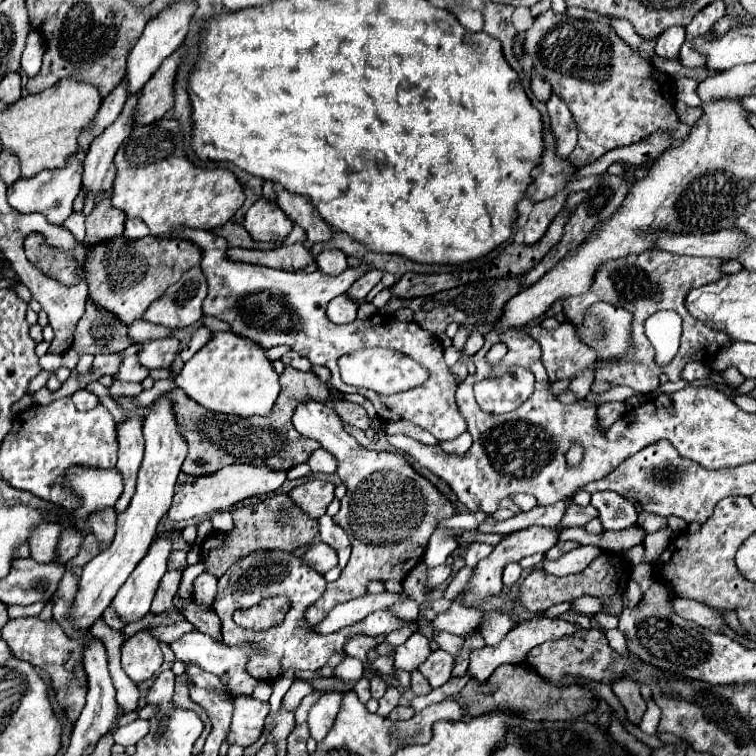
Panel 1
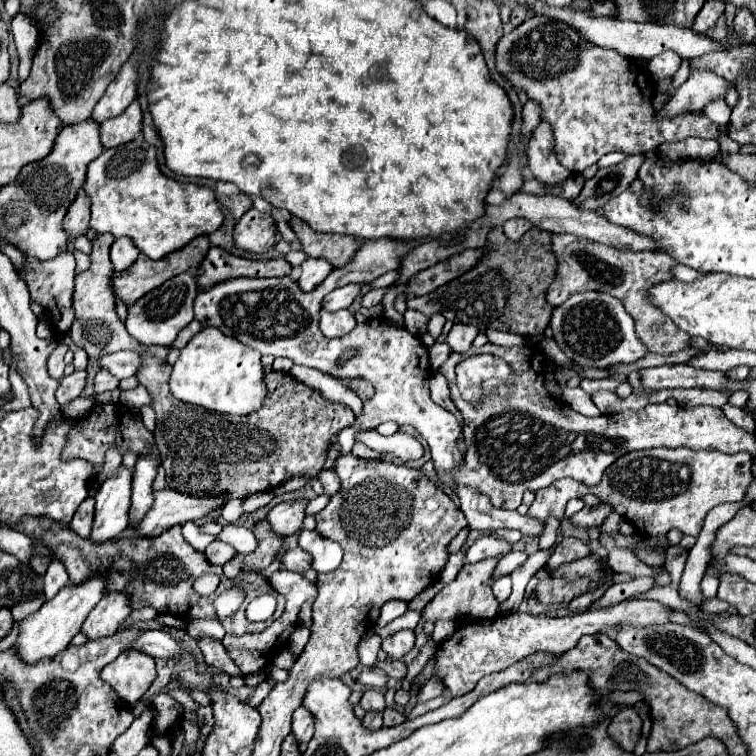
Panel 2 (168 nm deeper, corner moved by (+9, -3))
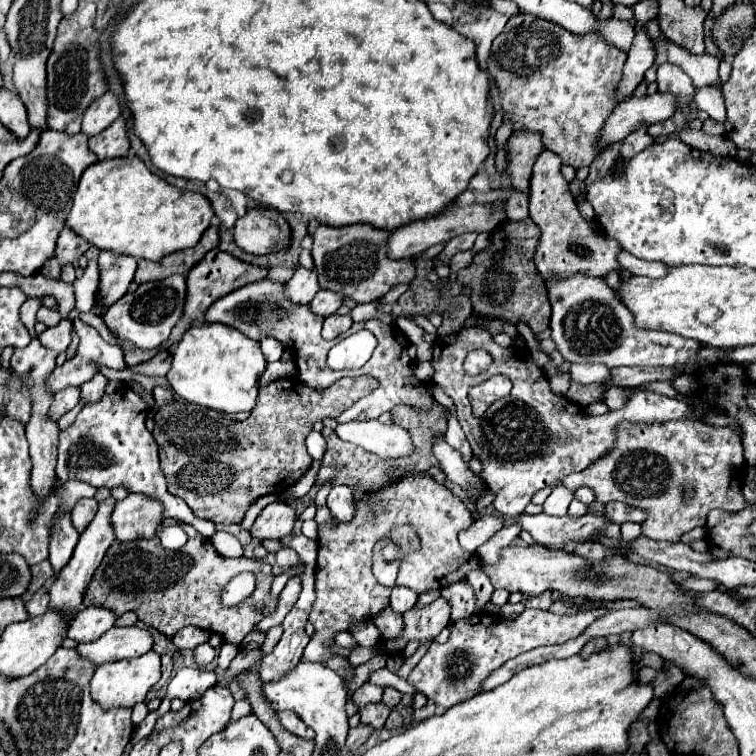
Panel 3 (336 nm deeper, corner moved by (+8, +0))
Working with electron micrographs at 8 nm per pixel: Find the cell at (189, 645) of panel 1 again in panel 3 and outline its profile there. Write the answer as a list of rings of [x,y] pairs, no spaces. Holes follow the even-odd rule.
[[[111,627],[103,637],[91,643],[79,643],[77,651],[83,659],[103,665],[111,661],[121,661],[121,659],[131,659],[131,657],[141,657],[153,647],[153,637],[137,627]]]

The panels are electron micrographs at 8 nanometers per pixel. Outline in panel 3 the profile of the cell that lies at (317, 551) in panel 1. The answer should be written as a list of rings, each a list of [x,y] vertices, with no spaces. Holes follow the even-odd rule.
[[[289,547],[279,549],[279,551],[275,553],[275,557],[277,557],[277,565],[279,565],[279,567],[283,567],[283,569],[295,567],[295,565],[299,563],[299,555],[297,555],[293,549],[289,549]]]

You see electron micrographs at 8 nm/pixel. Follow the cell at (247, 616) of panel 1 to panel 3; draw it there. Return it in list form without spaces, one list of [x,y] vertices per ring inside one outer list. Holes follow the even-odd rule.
[[[163,519],[155,537],[151,539],[113,543],[101,561],[101,573],[95,573],[91,579],[83,605],[105,607],[117,617],[133,611],[141,623],[155,627],[167,639],[171,639],[177,629],[193,625],[209,633],[219,633],[225,643],[239,645],[243,637],[277,607],[277,601],[271,597],[271,565],[247,557],[225,559],[217,555],[207,537],[203,537],[191,525],[183,523],[179,525],[189,535],[189,541],[179,551],[163,549],[159,543],[159,531],[171,523],[177,521]],[[241,571],[249,571],[255,575],[255,591],[247,601],[241,603],[241,607],[227,609],[221,605],[221,591],[225,583],[229,583]]]

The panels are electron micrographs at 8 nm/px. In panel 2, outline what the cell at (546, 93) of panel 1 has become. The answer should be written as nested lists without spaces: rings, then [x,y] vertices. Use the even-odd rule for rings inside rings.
[[[528,100],[528,102],[524,104],[522,116],[524,116],[522,134],[524,134],[524,140],[528,140],[530,134],[532,134],[532,130],[534,130],[534,128],[538,126],[538,122],[540,122],[540,104],[534,102],[534,100]]]

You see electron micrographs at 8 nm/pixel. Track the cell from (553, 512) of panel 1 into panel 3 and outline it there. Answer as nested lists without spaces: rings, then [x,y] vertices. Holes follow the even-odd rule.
[[[671,419],[663,423],[619,423],[615,429],[615,445],[611,451],[607,451],[603,457],[599,457],[595,463],[591,463],[585,471],[571,473],[567,479],[563,479],[563,487],[569,491],[575,491],[577,487],[591,487],[595,491],[595,497],[599,503],[609,501],[623,501],[627,505],[639,507],[647,511],[647,521],[643,521],[643,535],[655,541],[681,541],[681,535],[703,527],[707,513],[711,509],[723,509],[727,513],[739,513],[745,509],[746,502],[741,495],[741,487],[745,483],[747,465],[743,459],[743,445],[741,437],[727,427],[709,427],[701,421],[689,421],[689,419]],[[695,483],[695,495],[691,501],[683,499],[683,485]]]

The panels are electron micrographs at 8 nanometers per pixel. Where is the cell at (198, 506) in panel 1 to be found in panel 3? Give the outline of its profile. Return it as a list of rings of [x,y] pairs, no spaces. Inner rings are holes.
[[[127,495],[123,501],[117,501],[111,513],[111,525],[115,539],[135,541],[151,539],[157,531],[157,525],[163,519],[163,507],[157,499],[147,499],[145,495]]]

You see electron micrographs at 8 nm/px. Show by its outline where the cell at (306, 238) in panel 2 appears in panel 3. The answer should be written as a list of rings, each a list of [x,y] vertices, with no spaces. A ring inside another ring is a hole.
[[[319,221],[309,223],[309,235],[313,237],[313,261],[319,275],[319,287],[341,293],[355,303],[371,303],[381,299],[391,287],[399,283],[411,283],[415,277],[413,259],[391,259],[387,255],[387,239],[391,231],[375,229],[367,223],[355,223],[347,227],[327,227]]]

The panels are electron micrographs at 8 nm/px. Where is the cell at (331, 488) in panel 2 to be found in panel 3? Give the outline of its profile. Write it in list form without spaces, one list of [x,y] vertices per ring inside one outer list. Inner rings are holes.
[[[335,485],[327,497],[327,507],[337,521],[351,521],[355,517],[355,503],[351,501],[351,489]]]

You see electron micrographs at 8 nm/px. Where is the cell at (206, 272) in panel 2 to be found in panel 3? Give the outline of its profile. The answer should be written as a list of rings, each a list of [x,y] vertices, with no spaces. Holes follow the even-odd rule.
[[[213,249],[205,259],[201,259],[189,273],[187,273],[187,297],[185,297],[185,309],[183,309],[183,315],[179,319],[179,323],[173,327],[169,339],[161,345],[163,349],[165,347],[171,347],[175,343],[179,343],[181,335],[195,323],[195,321],[203,321],[205,317],[205,311],[211,307],[211,303],[215,303],[217,299],[221,299],[223,295],[247,285],[247,283],[255,283],[255,281],[261,281],[265,279],[267,271],[265,269],[259,269],[255,265],[249,265],[249,263],[243,263],[239,259],[235,259],[233,255],[229,253],[223,253],[219,249]]]

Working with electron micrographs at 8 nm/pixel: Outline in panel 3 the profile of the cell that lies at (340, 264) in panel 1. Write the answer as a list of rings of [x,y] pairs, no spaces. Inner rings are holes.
[[[297,267],[295,275],[287,281],[285,297],[295,305],[305,305],[311,303],[317,291],[319,291],[319,283],[317,283],[315,269],[307,271],[305,267]]]

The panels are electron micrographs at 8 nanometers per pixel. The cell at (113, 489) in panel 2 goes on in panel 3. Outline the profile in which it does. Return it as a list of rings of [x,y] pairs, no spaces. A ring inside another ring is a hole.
[[[109,497],[107,501],[103,501],[99,505],[99,511],[95,515],[95,519],[89,523],[89,527],[81,533],[79,537],[79,543],[73,551],[73,557],[69,559],[69,563],[61,569],[61,573],[55,577],[55,581],[49,585],[49,609],[51,611],[57,611],[59,615],[63,615],[63,619],[69,623],[73,621],[75,613],[79,613],[81,605],[83,605],[83,595],[89,587],[89,581],[95,573],[95,569],[99,567],[105,551],[109,549],[109,545],[115,541],[115,535],[111,531],[111,523],[109,523],[109,517],[111,517],[111,507],[115,505],[115,499]]]

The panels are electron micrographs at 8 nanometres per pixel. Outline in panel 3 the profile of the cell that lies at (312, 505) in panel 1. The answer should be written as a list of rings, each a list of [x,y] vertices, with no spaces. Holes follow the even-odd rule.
[[[275,501],[259,513],[259,517],[255,519],[249,533],[257,541],[283,539],[283,537],[291,535],[293,523],[295,523],[295,509],[285,501]]]

